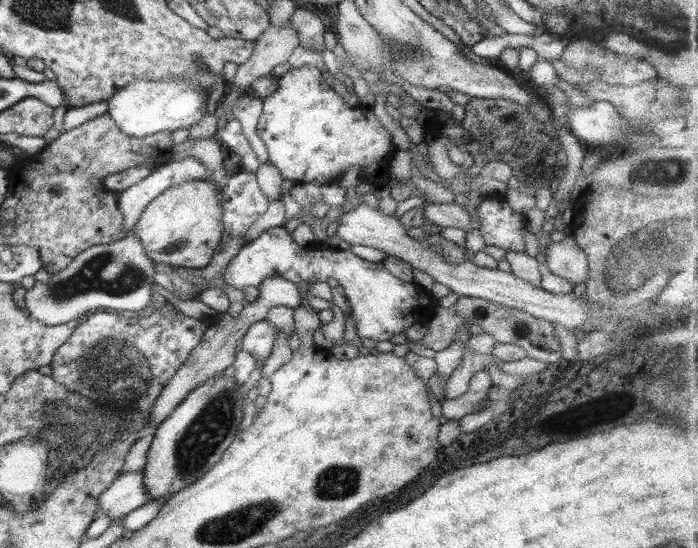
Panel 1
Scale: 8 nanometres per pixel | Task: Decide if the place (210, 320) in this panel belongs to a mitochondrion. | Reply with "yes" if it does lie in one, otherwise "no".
no

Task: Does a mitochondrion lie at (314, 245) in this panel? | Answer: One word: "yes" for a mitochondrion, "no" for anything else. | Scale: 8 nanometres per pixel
no

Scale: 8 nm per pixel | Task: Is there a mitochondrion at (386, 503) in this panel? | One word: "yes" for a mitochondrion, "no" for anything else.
no

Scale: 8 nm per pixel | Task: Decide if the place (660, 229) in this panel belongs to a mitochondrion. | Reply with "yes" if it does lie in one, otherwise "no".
no

